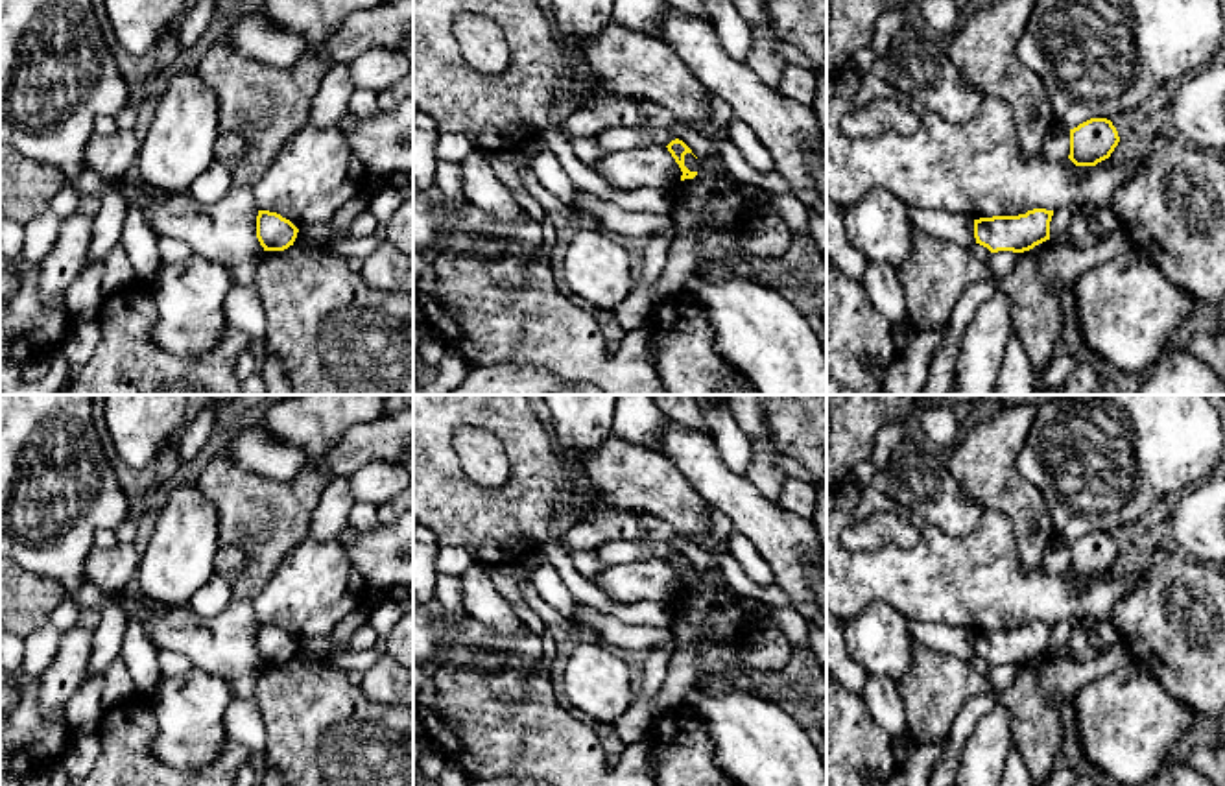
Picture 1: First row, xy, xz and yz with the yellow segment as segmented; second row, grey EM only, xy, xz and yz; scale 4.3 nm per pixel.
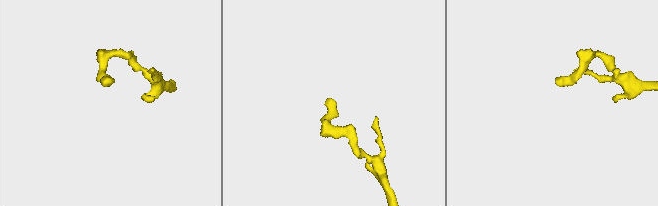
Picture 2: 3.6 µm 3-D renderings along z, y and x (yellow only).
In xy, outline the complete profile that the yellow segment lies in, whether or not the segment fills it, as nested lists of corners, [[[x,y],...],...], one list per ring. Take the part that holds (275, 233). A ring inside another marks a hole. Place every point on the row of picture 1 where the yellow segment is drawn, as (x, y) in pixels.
[[[258,210],[256,238],[264,251],[284,251],[293,245],[299,229],[277,212]]]

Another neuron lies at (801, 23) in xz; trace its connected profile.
[[[764,0],[767,22],[780,42],[797,46],[814,65],[827,68],[827,0]]]

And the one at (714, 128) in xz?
[[[714,96],[710,103],[710,116],[697,129],[697,133],[710,138],[712,142],[723,140],[727,137],[727,129],[732,118],[734,118],[732,107],[725,100]]]

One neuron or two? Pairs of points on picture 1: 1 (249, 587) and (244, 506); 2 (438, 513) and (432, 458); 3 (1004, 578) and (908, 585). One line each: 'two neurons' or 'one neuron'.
1: one neuron
2: one neuron
3: one neuron

